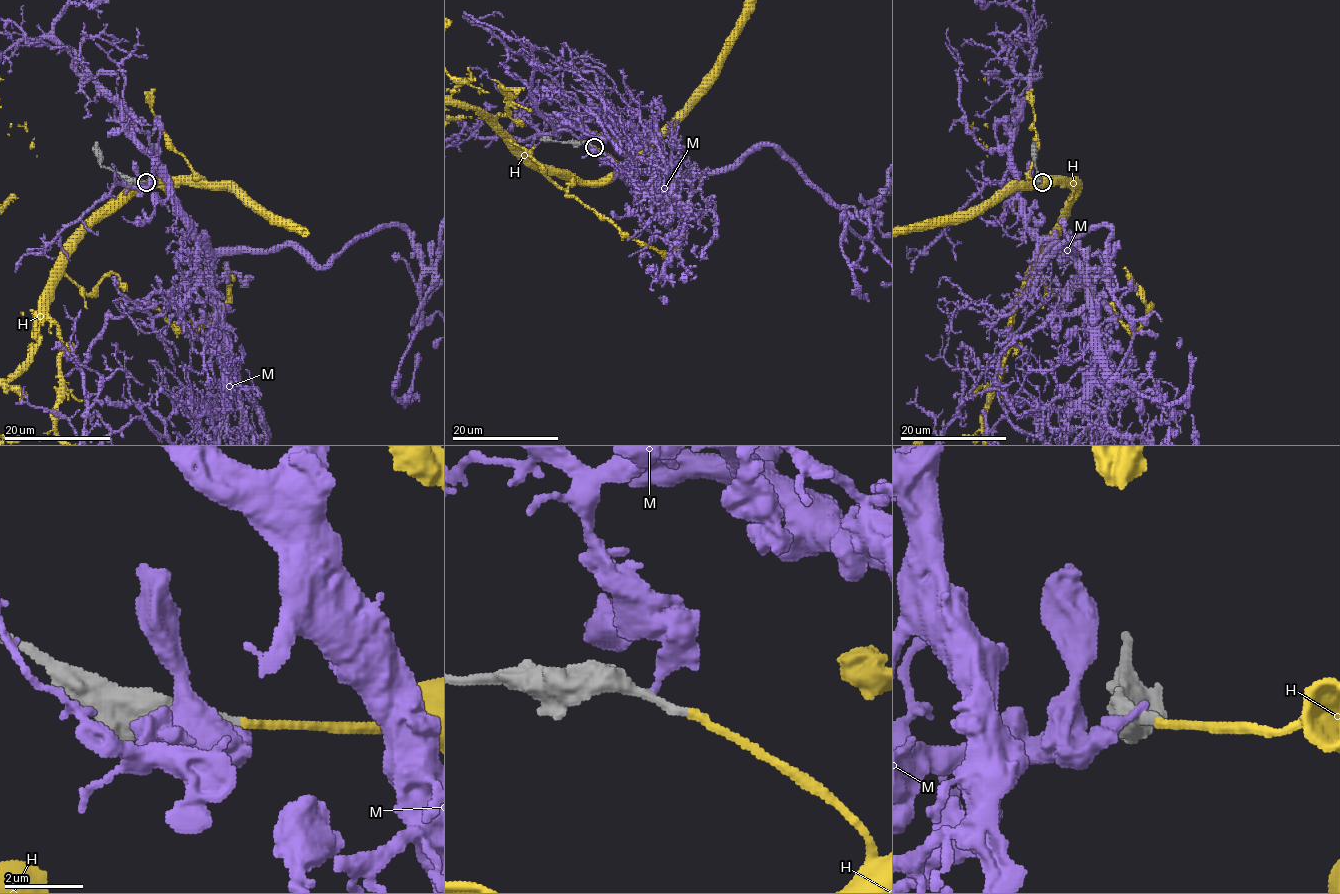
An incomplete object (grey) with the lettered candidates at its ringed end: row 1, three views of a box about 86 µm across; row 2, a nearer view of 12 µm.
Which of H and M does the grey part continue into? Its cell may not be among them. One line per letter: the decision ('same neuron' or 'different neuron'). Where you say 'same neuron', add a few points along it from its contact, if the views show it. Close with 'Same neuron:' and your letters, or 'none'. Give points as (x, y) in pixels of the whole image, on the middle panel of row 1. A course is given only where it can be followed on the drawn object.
H: same neuron
M: different neuron
Same neuron: H

